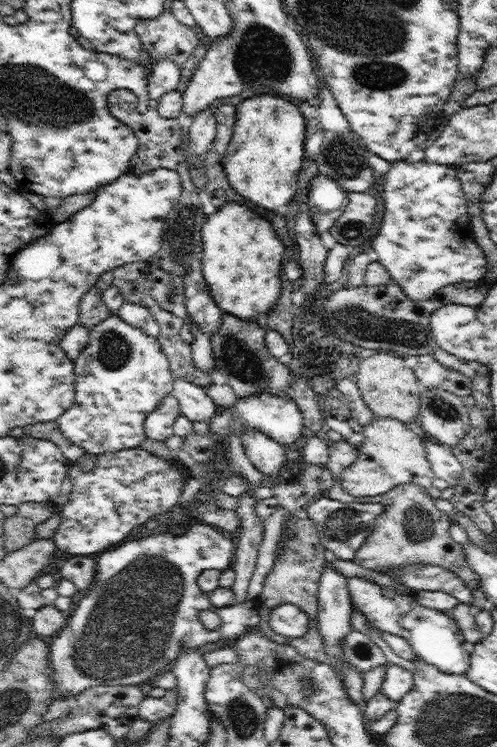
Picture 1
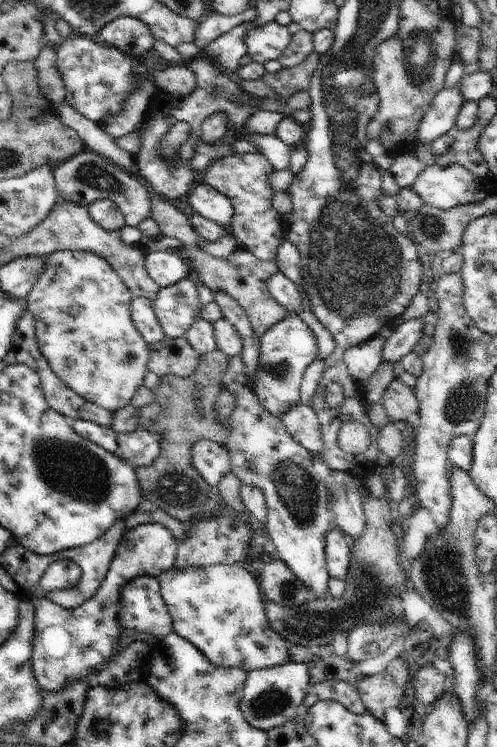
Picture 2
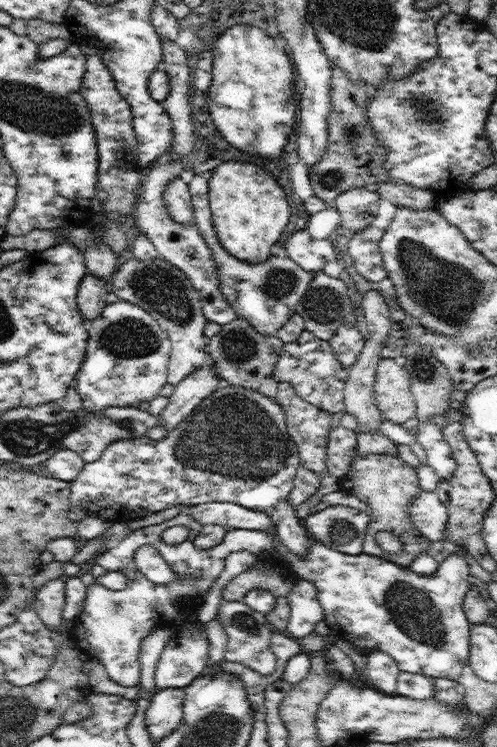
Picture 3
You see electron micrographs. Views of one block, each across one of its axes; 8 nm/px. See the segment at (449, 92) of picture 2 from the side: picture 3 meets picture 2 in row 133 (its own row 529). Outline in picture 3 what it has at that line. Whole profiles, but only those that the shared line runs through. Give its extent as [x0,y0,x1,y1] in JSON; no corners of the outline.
[410,490,448,543]

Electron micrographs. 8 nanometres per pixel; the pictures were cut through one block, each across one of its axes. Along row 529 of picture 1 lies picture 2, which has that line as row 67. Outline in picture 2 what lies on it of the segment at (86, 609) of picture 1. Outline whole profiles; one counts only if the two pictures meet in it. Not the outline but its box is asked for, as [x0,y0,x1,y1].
[134,54,258,200]

